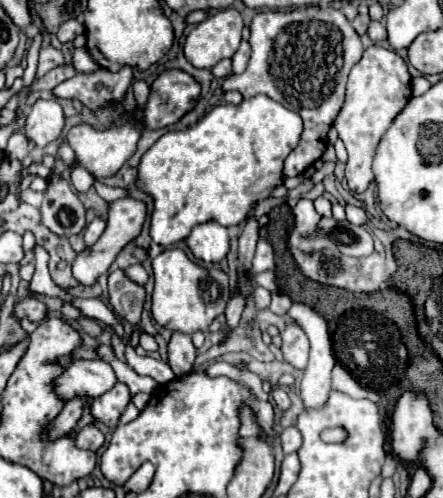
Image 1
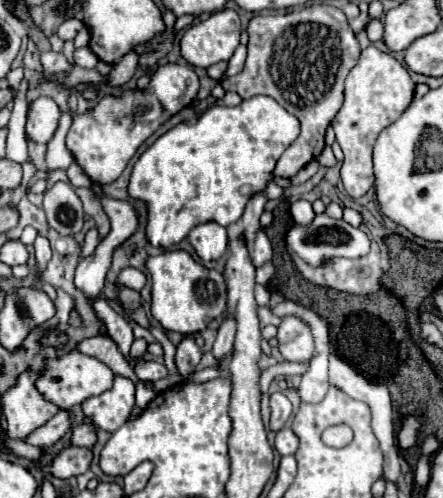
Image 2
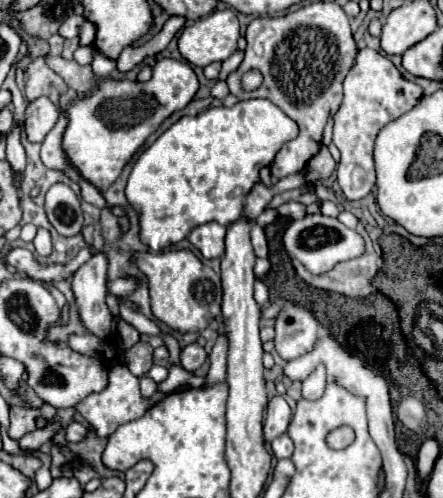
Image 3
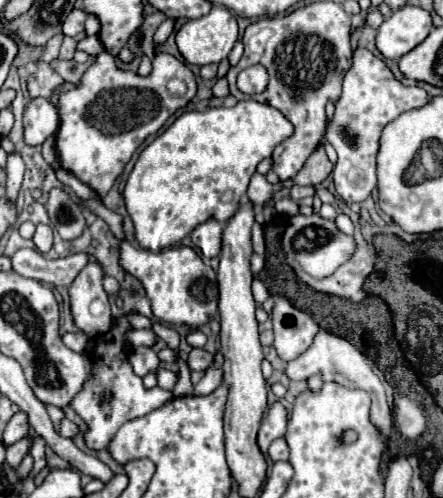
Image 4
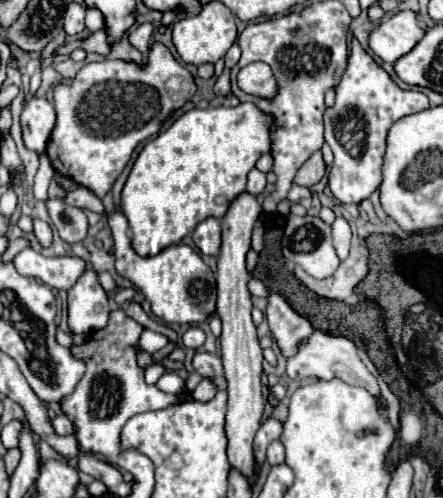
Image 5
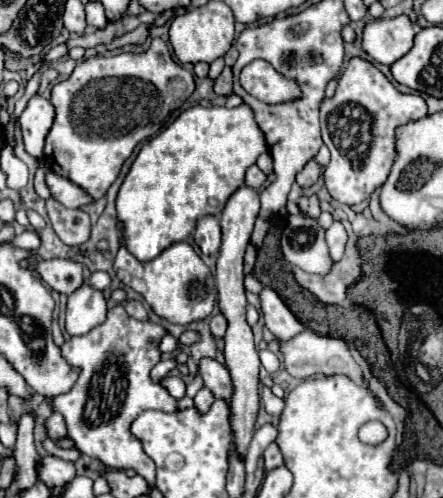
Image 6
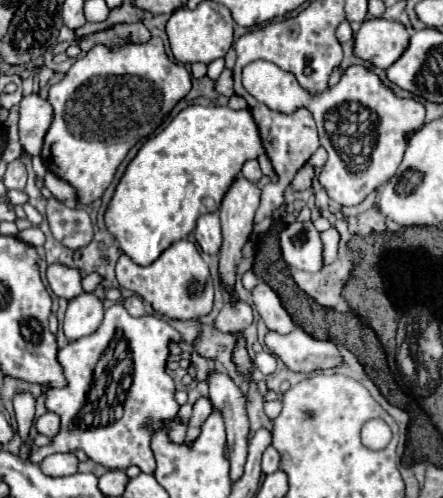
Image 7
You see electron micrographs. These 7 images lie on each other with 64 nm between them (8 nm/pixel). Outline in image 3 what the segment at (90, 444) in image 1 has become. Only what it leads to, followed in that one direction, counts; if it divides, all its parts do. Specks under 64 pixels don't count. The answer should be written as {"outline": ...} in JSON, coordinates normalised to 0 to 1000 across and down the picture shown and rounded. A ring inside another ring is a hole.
{"outline":[[[158,847],[158,851],[149,851],[144,871],[149,871],[153,888],[181,888],[194,876],[194,859],[185,851],[176,851],[176,847]]]}

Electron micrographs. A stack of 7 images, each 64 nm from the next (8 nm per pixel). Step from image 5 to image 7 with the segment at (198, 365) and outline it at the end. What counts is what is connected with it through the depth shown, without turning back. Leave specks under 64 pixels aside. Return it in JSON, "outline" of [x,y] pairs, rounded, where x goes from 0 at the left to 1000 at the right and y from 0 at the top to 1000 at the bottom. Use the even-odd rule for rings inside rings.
{"outline":[[[479,751],[470,763],[479,815],[506,835],[506,855],[515,871],[515,920],[519,920],[519,956],[533,968],[555,932],[560,916],[560,835],[555,835],[555,799],[528,763],[510,751]]]}

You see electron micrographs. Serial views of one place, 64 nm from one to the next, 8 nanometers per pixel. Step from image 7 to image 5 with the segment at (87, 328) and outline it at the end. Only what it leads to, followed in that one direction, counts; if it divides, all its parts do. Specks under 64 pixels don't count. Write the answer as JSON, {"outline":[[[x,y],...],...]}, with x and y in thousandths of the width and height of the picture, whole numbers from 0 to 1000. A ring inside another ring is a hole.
{"outline":[[[199,542],[153,582],[153,655],[163,671],[194,671],[244,651],[244,594],[221,570],[217,546]]]}

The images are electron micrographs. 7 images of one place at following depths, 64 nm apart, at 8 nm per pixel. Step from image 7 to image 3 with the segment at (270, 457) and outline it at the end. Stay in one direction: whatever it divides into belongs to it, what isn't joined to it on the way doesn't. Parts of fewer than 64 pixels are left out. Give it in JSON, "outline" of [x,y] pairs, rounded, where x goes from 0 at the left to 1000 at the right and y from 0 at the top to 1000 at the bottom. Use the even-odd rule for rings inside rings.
{"outline":[[[637,871],[623,884],[614,884],[609,900],[614,900],[614,912],[623,920],[655,920],[659,908],[664,908],[664,892],[659,892],[659,884],[655,884],[650,871]]]}

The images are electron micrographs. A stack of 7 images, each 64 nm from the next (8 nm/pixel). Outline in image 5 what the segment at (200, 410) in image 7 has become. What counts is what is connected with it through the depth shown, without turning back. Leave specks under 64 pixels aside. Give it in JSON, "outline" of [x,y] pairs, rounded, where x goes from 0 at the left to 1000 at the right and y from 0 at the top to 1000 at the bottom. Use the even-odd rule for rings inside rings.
{"outline":[[[456,763],[447,771],[447,779],[433,787],[433,799],[447,807],[470,807],[470,803],[479,803],[483,791],[488,791],[488,775],[474,763]]]}

